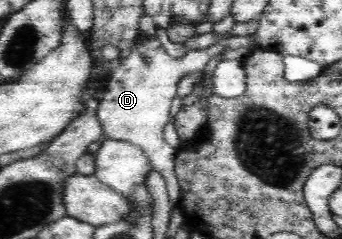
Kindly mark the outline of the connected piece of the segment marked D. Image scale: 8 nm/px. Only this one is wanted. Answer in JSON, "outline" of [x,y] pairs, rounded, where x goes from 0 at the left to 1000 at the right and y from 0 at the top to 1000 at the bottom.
{"outline":[[[415,138],[392,163],[380,230],[363,251],[345,251],[345,280],[327,297],[316,347],[307,347],[304,397],[284,456],[287,502],[304,544],[301,569],[368,586],[409,615],[433,653],[444,707],[480,736],[491,820],[509,862],[520,862],[529,816],[512,728],[512,674],[523,623],[497,611],[480,586],[477,548],[497,515],[497,448],[515,397],[515,356],[550,305],[596,293],[608,255],[620,255],[632,230],[649,230],[667,205],[696,197],[751,197],[751,180],[734,146],[667,151],[602,205],[550,209],[535,243],[509,247],[485,226],[459,159],[430,159]]]}

